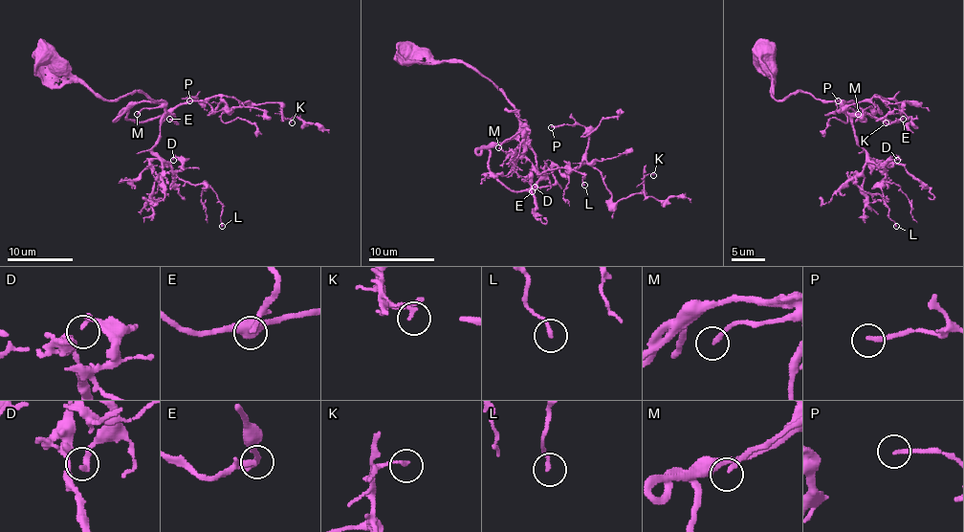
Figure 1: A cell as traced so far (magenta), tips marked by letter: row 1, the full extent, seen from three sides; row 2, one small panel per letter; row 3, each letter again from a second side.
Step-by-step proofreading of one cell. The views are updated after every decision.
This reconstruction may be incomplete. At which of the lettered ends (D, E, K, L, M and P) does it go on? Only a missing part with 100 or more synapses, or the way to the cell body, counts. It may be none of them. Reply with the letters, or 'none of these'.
E, M

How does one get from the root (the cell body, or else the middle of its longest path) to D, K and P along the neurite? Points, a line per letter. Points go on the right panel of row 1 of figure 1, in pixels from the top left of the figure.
D: (766, 53), (760, 64), (776, 99), (802, 91), (837, 100), (871, 162), (883, 170), (892, 157), (897, 160)
K: (766, 53), (776, 99), (851, 100), (891, 122), (903, 111), (874, 96), (914, 102), (886, 122)
P: (766, 53), (776, 99), (802, 91), (903, 118), (892, 99), (835, 111), (838, 100)

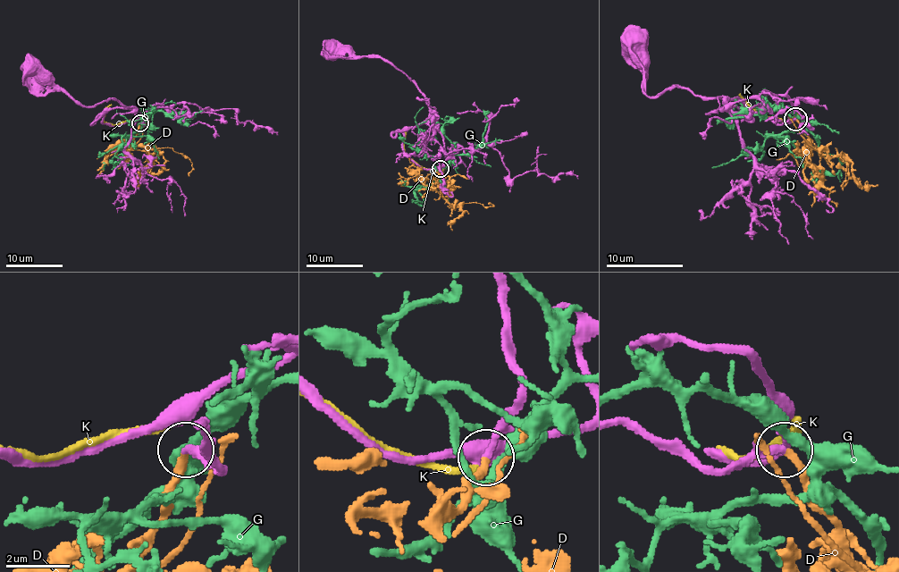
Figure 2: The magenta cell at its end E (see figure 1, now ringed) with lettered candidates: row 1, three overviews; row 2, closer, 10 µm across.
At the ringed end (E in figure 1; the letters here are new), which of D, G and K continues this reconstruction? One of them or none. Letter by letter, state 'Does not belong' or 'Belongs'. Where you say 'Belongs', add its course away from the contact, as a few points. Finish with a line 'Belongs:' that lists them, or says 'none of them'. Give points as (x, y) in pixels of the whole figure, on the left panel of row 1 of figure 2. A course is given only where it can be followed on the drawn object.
D: Belongs. Its course: (139, 122), (132, 141), (135, 148), (171, 147), (191, 161), (192, 170), (188, 175)
G: Does not belong
K: Does not belong
Belongs: D

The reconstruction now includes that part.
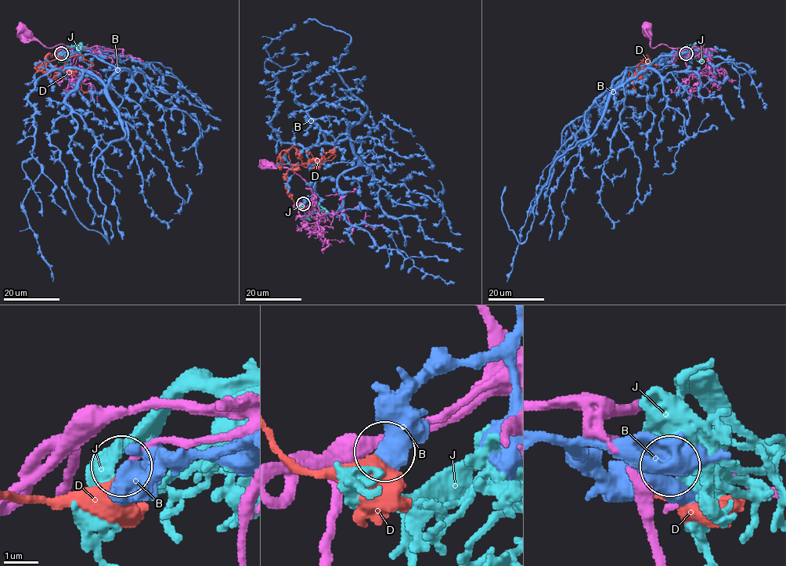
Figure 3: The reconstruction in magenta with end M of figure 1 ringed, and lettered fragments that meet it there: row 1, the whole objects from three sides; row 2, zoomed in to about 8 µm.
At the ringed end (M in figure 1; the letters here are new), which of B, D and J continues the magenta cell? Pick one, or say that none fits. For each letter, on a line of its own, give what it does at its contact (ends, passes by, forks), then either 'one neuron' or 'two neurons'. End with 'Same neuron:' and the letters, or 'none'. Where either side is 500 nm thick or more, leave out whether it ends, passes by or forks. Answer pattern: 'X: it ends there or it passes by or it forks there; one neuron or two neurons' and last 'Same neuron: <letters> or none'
B: two neurons
D: it ends there; two neurons
J: it ends there; two neurons
Same neuron: none

